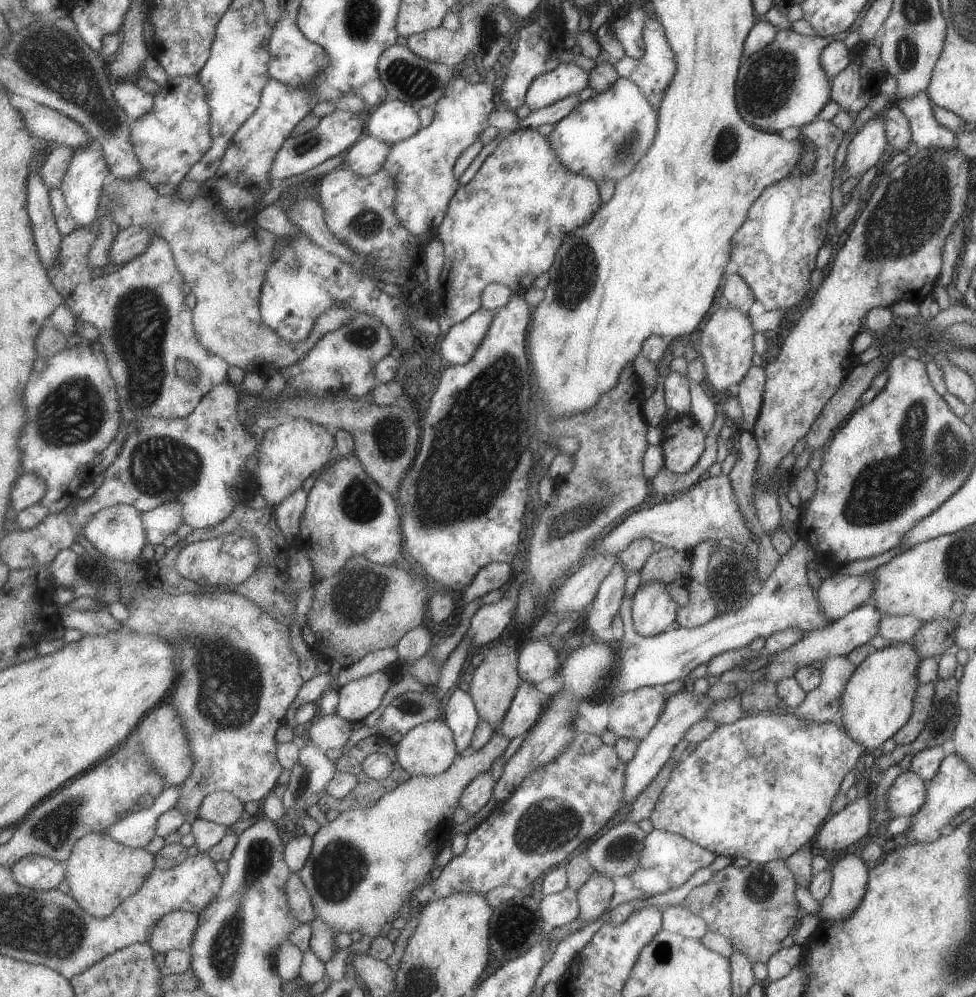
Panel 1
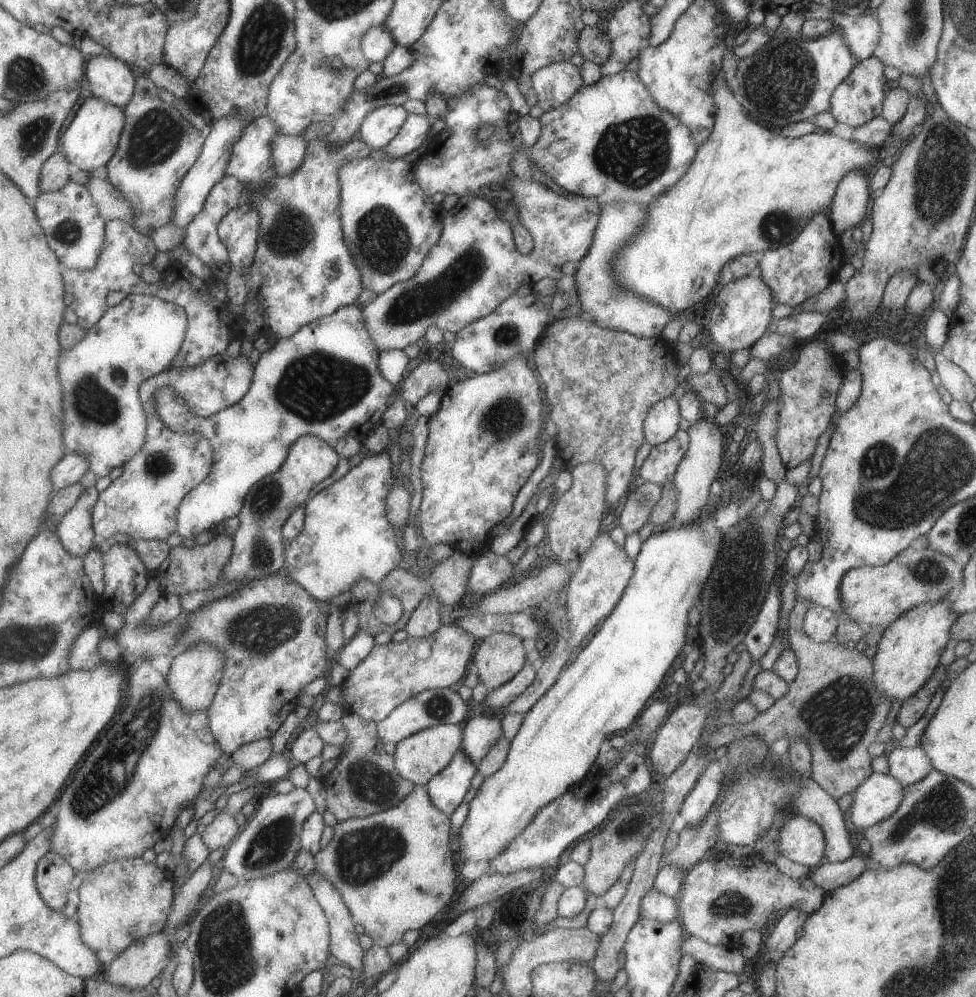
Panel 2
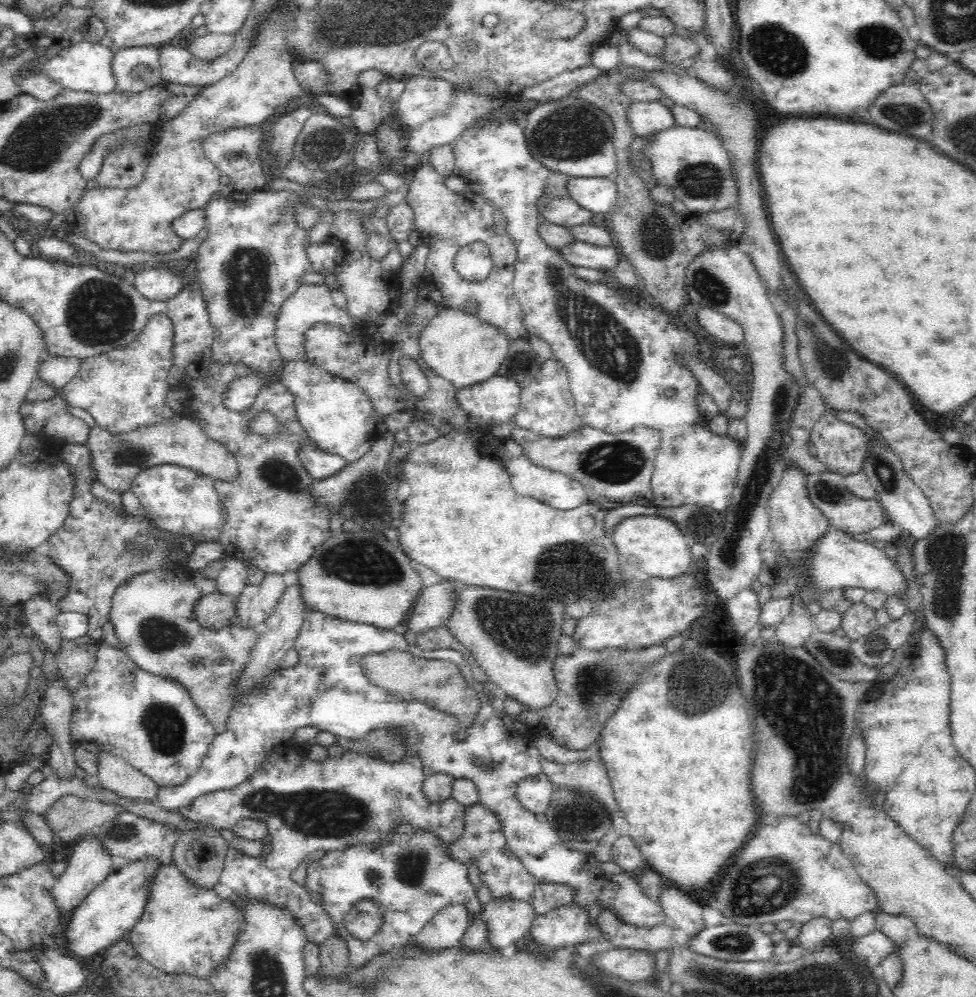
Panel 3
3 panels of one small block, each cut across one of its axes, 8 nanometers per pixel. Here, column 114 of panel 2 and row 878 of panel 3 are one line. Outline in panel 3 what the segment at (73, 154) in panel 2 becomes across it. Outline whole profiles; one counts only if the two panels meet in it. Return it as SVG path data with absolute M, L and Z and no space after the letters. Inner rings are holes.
M146 855L120 868L112 867L109 870L106 878L90 891L68 920L64 931L64 942L74 956L83 959L99 952L105 953L116 942L121 942L125 936L128 936L128 932L138 924L146 910L154 878L160 872L162 865L158 857Z

